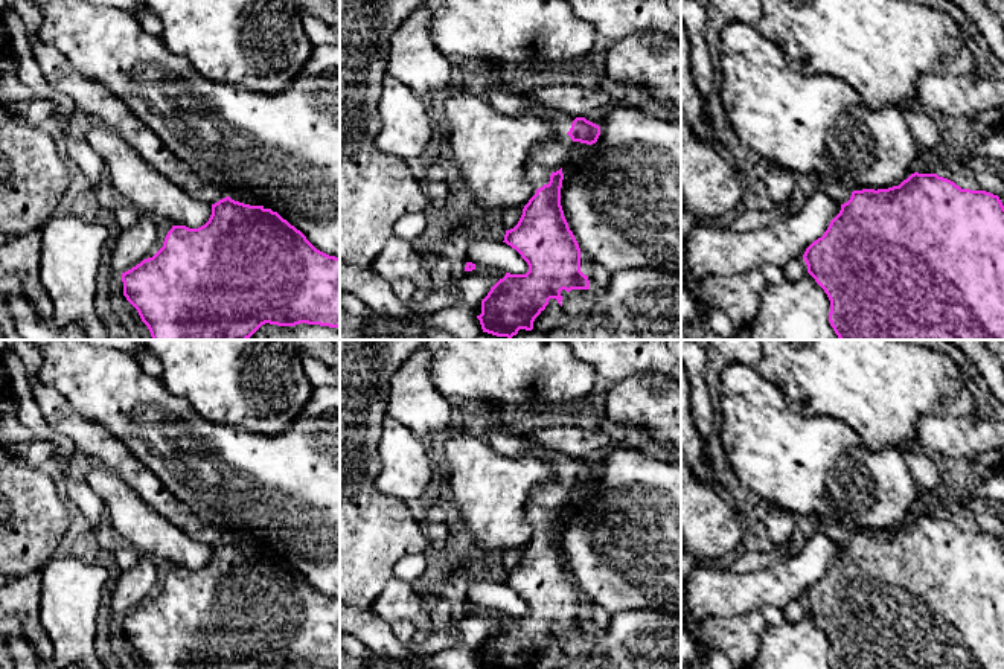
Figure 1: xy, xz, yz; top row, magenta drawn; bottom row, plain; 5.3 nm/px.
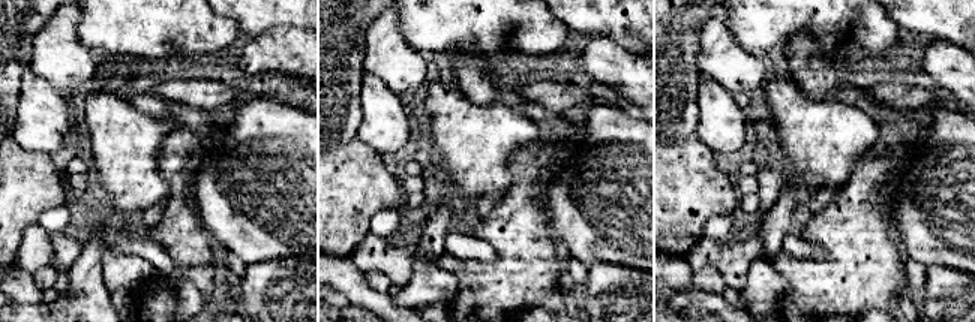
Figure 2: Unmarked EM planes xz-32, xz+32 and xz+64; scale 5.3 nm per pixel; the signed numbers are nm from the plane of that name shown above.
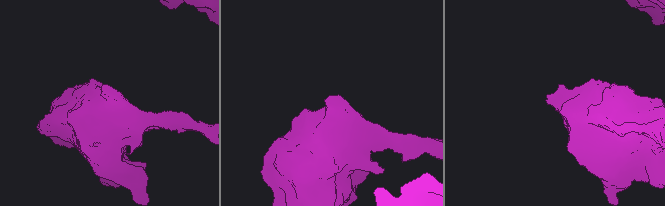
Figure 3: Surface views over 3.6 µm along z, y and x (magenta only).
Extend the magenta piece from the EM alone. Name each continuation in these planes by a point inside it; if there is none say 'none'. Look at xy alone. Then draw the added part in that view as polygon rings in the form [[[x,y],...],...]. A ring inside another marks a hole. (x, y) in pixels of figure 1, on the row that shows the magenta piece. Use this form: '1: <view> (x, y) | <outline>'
1: xy (92, 101) | [[[15,0],[14,6],[24,21],[26,37],[47,85],[73,101],[75,113],[81,120],[114,130],[145,162],[189,195],[209,204],[227,197],[224,189],[204,183],[183,160],[177,158],[123,101],[84,78],[61,50],[34,38],[43,20],[34,0]]]

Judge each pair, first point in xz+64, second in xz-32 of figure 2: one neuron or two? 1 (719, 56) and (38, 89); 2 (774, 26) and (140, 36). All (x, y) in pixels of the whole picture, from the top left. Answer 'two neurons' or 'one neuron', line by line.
1: two neurons
2: one neuron

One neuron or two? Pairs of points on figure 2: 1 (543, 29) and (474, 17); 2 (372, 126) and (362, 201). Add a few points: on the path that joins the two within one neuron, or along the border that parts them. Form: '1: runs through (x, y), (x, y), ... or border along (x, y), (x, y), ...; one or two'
1: runs through (527, 24), (521, 18), (491, 17); one
2: border along (360, 111), (362, 122), (357, 138), (380, 155); two

